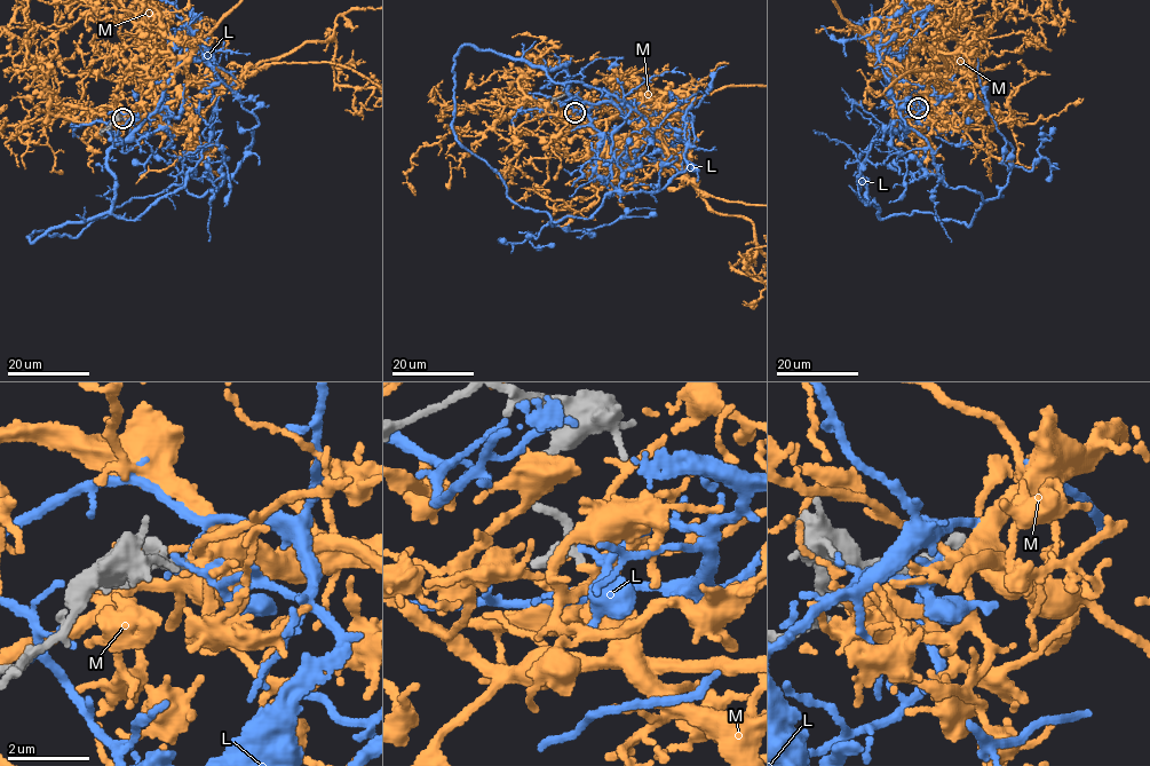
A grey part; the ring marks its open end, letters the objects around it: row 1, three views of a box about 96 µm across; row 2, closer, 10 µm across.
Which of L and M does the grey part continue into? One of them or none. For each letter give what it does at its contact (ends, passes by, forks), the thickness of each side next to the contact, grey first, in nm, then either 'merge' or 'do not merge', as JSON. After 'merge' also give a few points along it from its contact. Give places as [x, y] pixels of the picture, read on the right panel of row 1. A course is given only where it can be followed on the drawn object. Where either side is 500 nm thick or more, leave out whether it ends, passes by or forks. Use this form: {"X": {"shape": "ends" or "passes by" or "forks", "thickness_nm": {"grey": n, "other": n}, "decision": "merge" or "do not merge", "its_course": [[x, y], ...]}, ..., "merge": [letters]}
{"L": {"shape": "forks", "thickness_nm": {"grey": 240, "other": 70}, "decision": "do not merge"}, "M": {"shape": "forks", "thickness_nm": {"grey": 180, "other": 200}, "decision": "merge"}, "merge": ["M"]}

